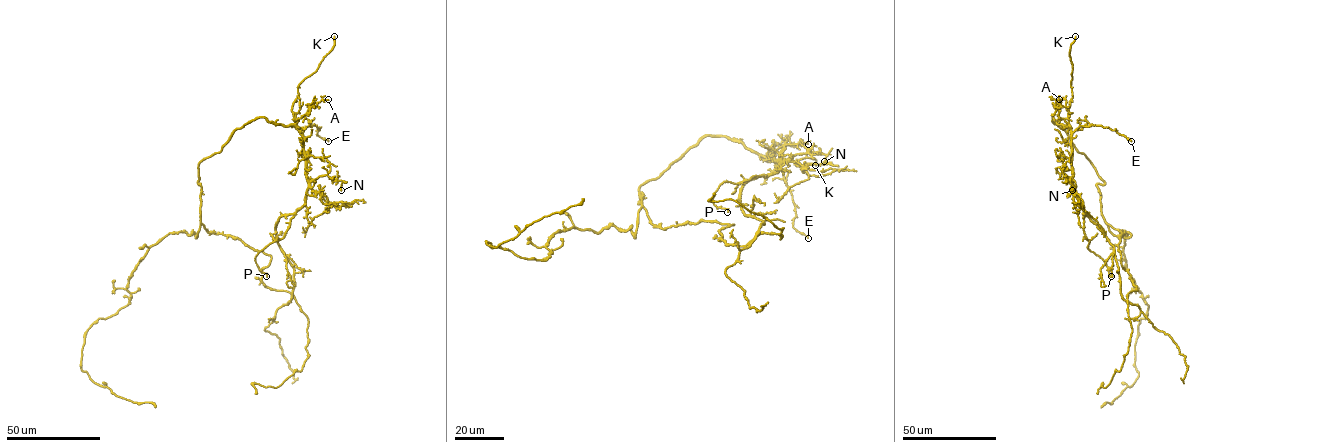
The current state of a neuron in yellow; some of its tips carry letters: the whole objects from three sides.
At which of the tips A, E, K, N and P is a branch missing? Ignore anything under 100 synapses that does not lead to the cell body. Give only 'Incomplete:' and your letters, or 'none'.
Incomplete: K

